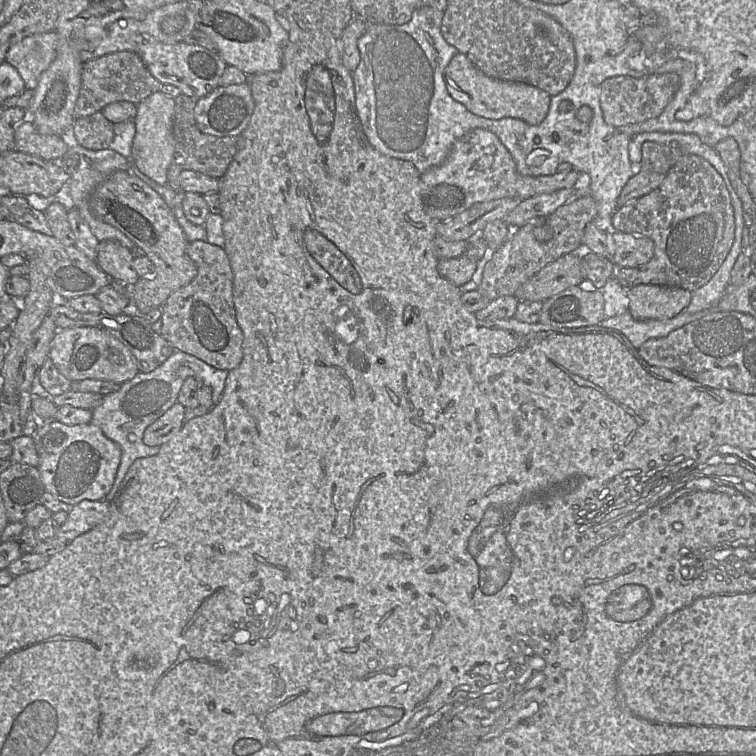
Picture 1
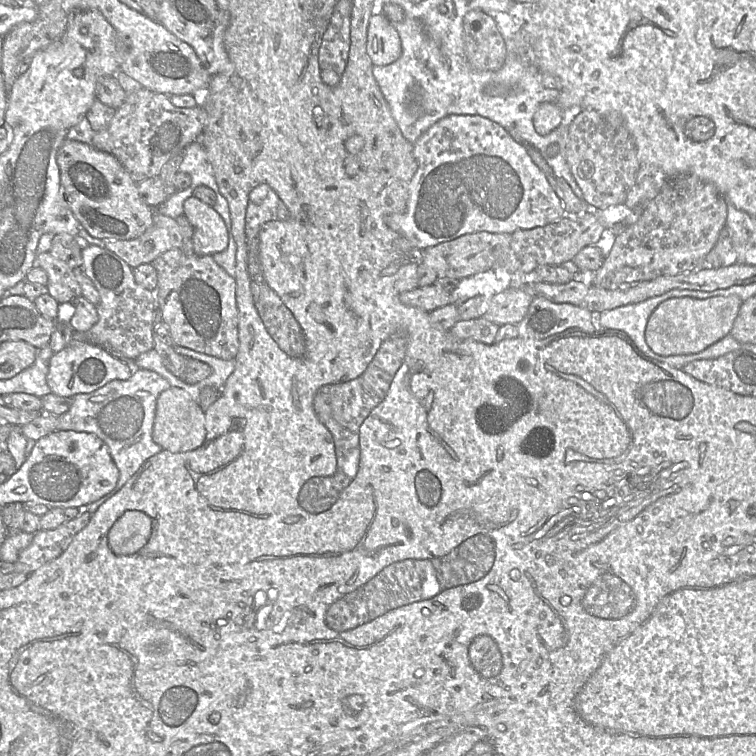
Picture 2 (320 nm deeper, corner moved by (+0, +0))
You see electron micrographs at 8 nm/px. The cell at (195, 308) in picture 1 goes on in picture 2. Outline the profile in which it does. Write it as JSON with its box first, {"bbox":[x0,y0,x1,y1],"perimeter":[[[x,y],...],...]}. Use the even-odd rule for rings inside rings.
{"bbox":[151,248,239,360],"perimeter":[[[180,248],[164,252],[151,264],[156,269],[158,278],[154,291],[157,308],[162,313],[162,322],[169,328],[174,343],[173,347],[186,347],[223,360],[235,360],[239,350],[235,279],[215,262],[212,255],[187,256]]]}

